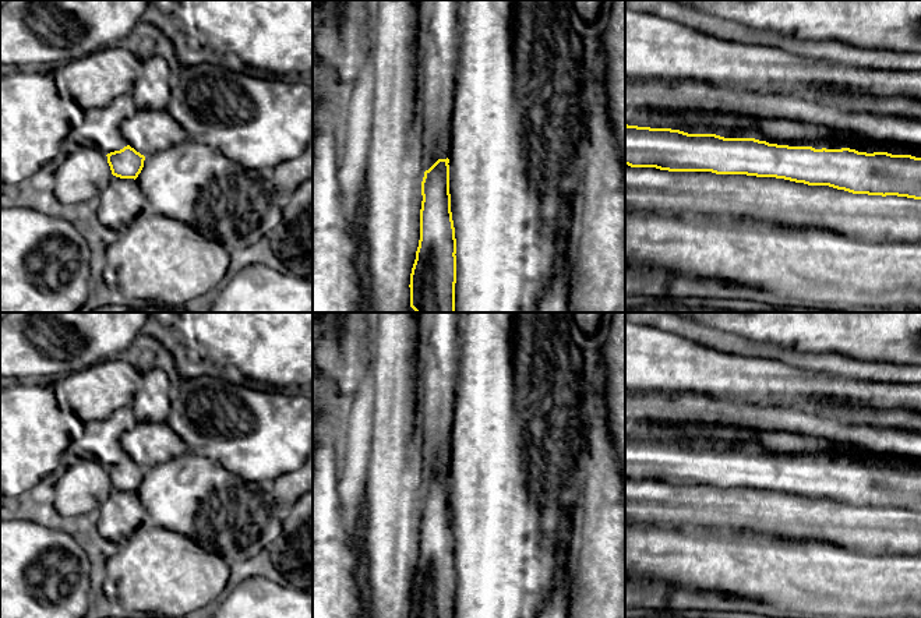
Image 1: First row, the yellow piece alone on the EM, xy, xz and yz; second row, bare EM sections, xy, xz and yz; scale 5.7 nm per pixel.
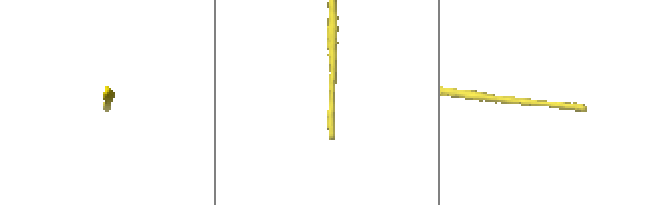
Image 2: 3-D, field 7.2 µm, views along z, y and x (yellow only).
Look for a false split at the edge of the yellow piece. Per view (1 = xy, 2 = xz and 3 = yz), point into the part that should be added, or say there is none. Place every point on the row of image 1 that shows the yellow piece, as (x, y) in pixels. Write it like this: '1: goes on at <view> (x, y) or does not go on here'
1: does not go on here
2: does not go on here
3: does not go on here

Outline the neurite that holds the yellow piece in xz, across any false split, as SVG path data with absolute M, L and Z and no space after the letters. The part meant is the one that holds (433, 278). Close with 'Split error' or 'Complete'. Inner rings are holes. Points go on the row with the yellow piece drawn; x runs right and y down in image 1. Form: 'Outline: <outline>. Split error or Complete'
Outline: M448 158L438 159L421 181L420 240L409 285L416 312L455 312L456 239L448 163Z. Complete

